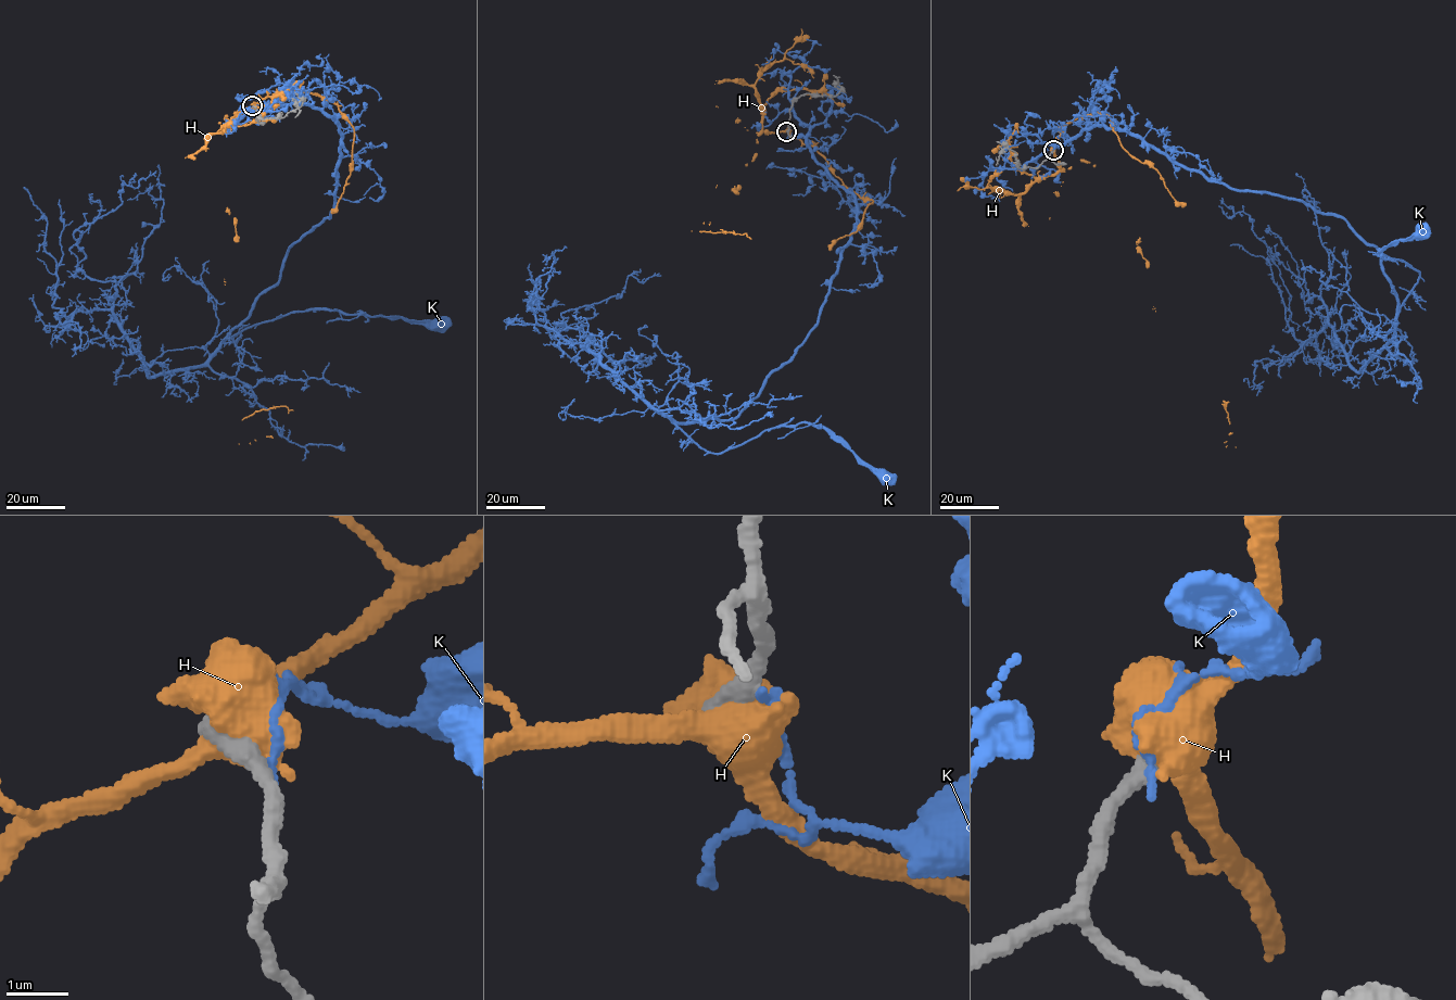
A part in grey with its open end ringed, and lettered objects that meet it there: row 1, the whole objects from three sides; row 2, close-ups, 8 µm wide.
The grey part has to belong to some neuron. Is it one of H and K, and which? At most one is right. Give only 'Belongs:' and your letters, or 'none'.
Belongs: none

